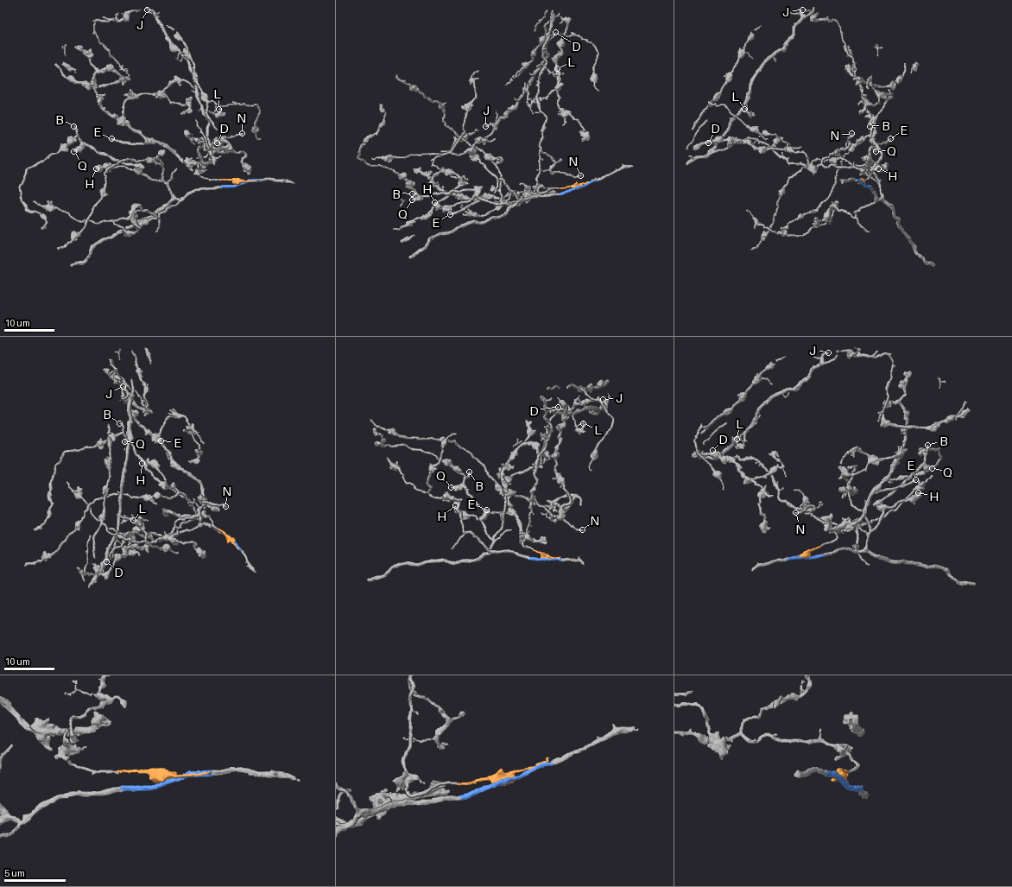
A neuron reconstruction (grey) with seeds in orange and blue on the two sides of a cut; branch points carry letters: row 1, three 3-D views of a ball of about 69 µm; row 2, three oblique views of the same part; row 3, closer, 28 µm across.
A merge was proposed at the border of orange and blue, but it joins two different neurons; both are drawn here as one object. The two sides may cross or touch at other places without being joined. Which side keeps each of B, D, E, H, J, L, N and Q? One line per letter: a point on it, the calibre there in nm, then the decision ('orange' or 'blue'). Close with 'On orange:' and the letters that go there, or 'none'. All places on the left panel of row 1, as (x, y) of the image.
B: (73, 126) | 200 nm | blue
D: (217, 142) | 80 nm | orange
E: (111, 138) | 220 nm | orange
H: (96, 168) | 600 nm | blue
J: (147, 9) | 180 nm | orange
L: (218, 109) | 140 nm | orange
N: (242, 133) | 180 nm | orange
Q: (73, 151) | 380 nm | blue
On orange: D, E, J, L, N

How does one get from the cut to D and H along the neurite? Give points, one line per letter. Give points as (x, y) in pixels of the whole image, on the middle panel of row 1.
D: (578, 186), (539, 192), (536, 181), (546, 115), (536, 98), (538, 80), (546, 63), (546, 40), (555, 33)
H: (578, 186), (560, 193), (533, 195), (515, 203), (487, 202), (475, 197), (451, 205), (438, 205), (434, 202)

